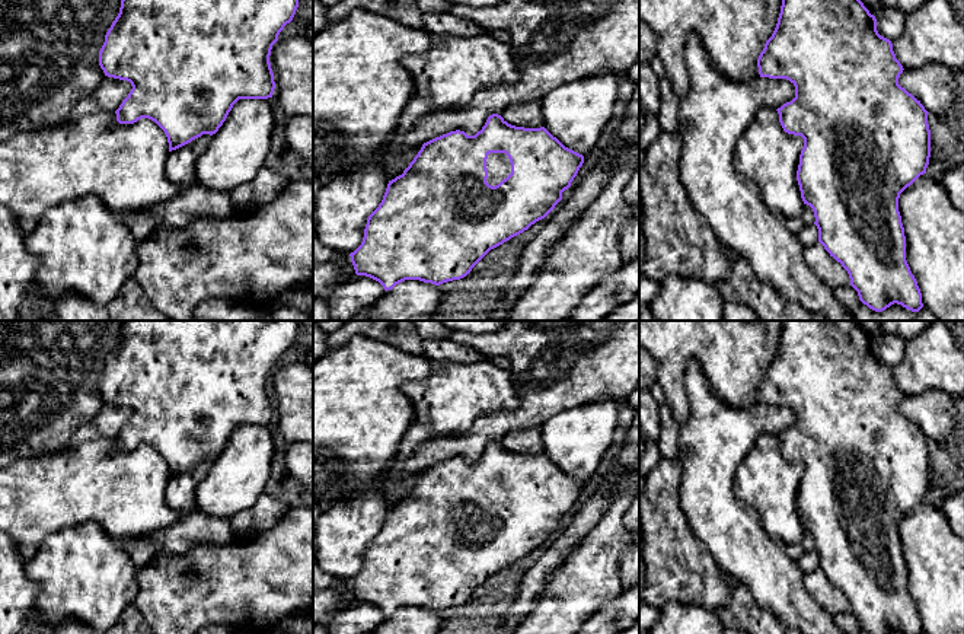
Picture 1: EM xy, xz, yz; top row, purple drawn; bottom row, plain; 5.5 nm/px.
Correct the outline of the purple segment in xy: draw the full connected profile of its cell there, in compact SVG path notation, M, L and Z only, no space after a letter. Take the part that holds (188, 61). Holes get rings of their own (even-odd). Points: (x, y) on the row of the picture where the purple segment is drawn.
M121 0L119 13L99 51L99 66L105 76L127 80L133 86L115 111L116 121L154 121L167 137L169 152L202 134L216 134L239 99L272 98L275 82L271 50L297 7L299 0Z

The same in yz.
M782 0L776 28L757 58L757 67L760 77L786 79L795 86L795 98L776 111L783 131L804 138L797 181L804 204L810 206L814 211L818 242L830 257L840 262L848 271L850 286L858 291L859 300L869 309L882 312L897 303L912 312L919 312L923 308L922 293L906 261L906 236L898 211L898 198L907 187L910 187L920 175L926 173L931 157L929 112L920 101L898 85L898 77L904 69L896 58L891 41L878 34L875 16L869 13L861 0Z

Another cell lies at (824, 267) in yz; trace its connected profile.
M820 242L804 248L801 257L814 275L830 290L850 284L848 271L824 249Z

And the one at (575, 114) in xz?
M607 73L562 85L540 101L543 127L587 157L613 114L617 93L617 76Z

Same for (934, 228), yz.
M920 175L898 198L906 236L906 261L922 293L922 303L938 321L964 321L964 213L951 204L941 181Z

